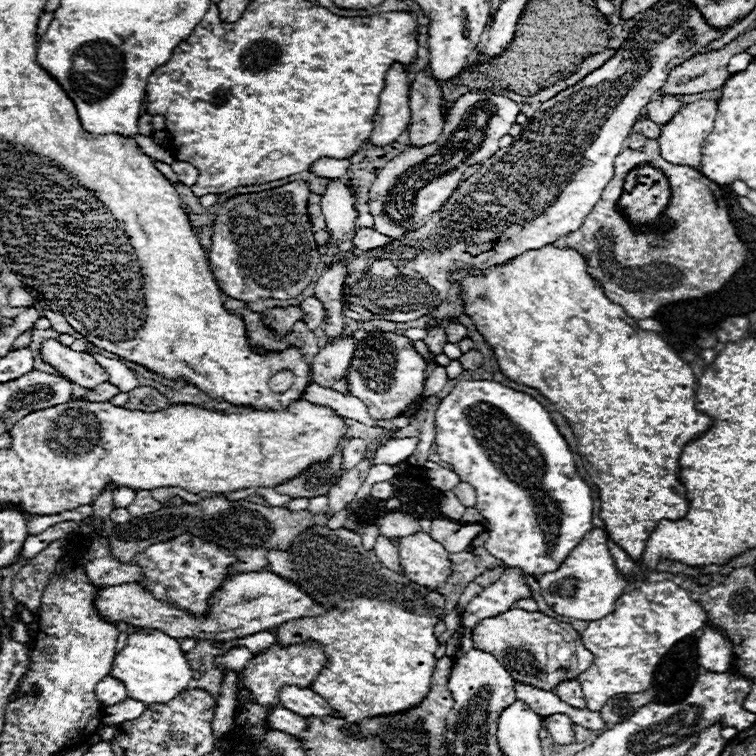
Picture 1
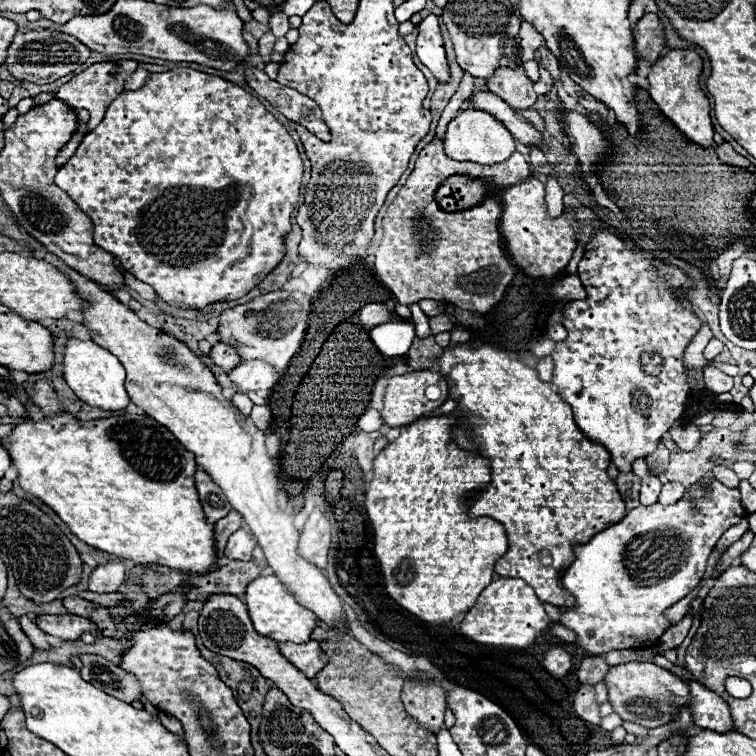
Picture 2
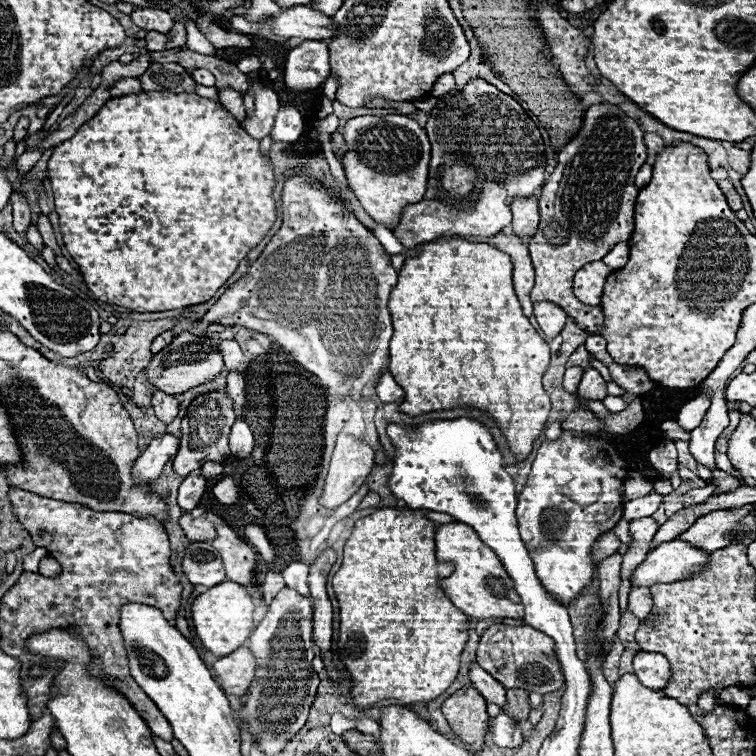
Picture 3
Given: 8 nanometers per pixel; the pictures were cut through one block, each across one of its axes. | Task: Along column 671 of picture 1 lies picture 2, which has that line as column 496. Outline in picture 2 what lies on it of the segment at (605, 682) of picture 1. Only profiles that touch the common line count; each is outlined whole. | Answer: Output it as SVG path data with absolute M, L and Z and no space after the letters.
M500 578L484 588L478 602L460 624L460 632L478 644L494 648L528 648L550 624L542 602L522 578Z

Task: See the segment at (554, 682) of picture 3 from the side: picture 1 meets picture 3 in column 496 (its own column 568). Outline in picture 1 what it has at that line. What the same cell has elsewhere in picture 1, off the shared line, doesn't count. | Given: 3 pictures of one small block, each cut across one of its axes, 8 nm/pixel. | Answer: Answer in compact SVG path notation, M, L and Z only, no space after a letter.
M512 608L504 616L484 620L476 628L476 648L492 652L506 668L512 678L540 690L554 690L564 680L574 680L590 668L594 662L592 652L584 646L582 636L566 622L558 622L542 612L526 612Z

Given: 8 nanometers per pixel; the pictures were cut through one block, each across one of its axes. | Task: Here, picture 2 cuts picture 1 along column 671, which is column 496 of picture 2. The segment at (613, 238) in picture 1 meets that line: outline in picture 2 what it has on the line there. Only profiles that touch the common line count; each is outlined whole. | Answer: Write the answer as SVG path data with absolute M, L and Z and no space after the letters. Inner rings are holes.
M432 140L420 152L414 172L400 188L396 200L388 206L382 222L384 238L376 250L374 272L378 280L394 294L398 304L414 304L422 298L432 298L470 312L486 314L502 300L510 280L514 278L514 268L506 250L502 248L502 236L498 230L502 208L496 198L488 196L480 206L470 210L456 214L444 212L434 200L434 192L448 176L454 174L484 178L496 188L506 188L526 180L530 176L530 168L520 152L514 152L508 160L490 166L450 160L445 154L442 140ZM486 268L490 268L490 274L474 274Z

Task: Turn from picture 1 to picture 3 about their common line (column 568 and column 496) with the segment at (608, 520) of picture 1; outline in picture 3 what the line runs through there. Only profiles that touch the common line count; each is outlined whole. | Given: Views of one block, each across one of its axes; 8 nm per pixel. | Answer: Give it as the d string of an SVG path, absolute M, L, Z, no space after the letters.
M436 238L434 242L422 244L420 248L422 250L416 258L408 258L404 262L404 268L398 274L398 286L392 290L390 306L388 306L390 314L392 314L392 324L394 324L394 336L390 340L390 372L396 378L396 382L404 388L404 402L400 404L398 410L412 418L434 412L434 410L452 410L452 408L482 410L490 418L494 418L494 422L502 430L502 436L508 442L510 452L516 456L518 462L522 462L530 456L534 440L542 434L544 424L550 414L550 396L542 388L542 376L550 366L550 348L544 342L544 338L532 328L528 318L522 314L520 302L518 302L518 298L514 294L514 286L512 286L512 260L504 252L496 250L490 244L468 242L464 238Z

